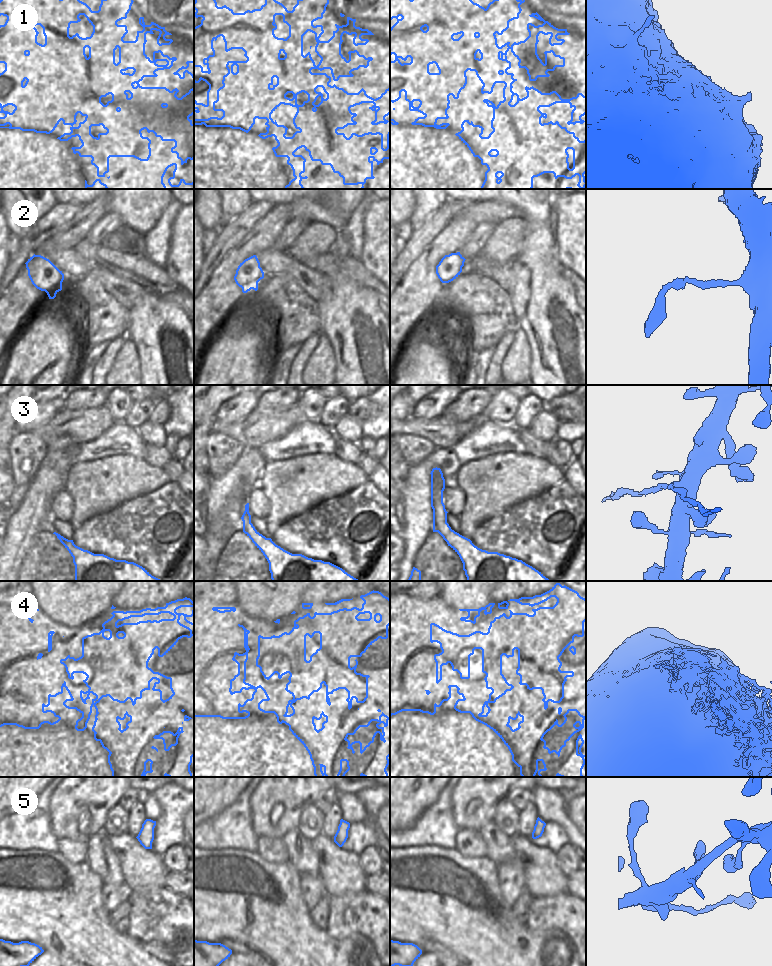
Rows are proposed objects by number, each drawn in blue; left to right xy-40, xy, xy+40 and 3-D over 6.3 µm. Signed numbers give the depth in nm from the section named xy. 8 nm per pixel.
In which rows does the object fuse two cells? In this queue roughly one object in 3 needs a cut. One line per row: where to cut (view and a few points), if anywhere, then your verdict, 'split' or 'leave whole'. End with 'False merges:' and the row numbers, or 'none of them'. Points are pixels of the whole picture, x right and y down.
1: no cut | leave whole
2: xy+40 (440, 261), (445, 268), (461, 267) | split
3: xy+40 (447, 543), (450, 538), (462, 543), (472, 543) | split
4: no cut | leave whole
5: no cut | leave whole
False merges: 2, 3

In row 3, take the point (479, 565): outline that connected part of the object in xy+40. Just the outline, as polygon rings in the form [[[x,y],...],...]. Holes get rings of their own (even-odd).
[[[450,538],[448,546],[459,555],[467,581],[550,581],[541,572],[522,560],[498,552],[482,550],[473,543],[462,544]]]

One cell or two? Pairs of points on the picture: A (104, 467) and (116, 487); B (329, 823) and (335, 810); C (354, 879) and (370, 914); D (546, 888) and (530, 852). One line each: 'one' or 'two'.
A: one
B: one
C: two
D: one

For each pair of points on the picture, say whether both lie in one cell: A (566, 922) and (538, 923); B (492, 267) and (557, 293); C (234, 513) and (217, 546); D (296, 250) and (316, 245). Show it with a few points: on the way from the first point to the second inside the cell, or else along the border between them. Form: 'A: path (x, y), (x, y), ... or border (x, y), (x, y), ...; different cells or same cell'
A: path (559, 922), (545, 922); same cell
B: border (507, 265), (509, 292); different cells
C: path (227, 521), (219, 529), (217, 538); same cell
D: path (301, 250), (307, 245), (311, 245); same cell

